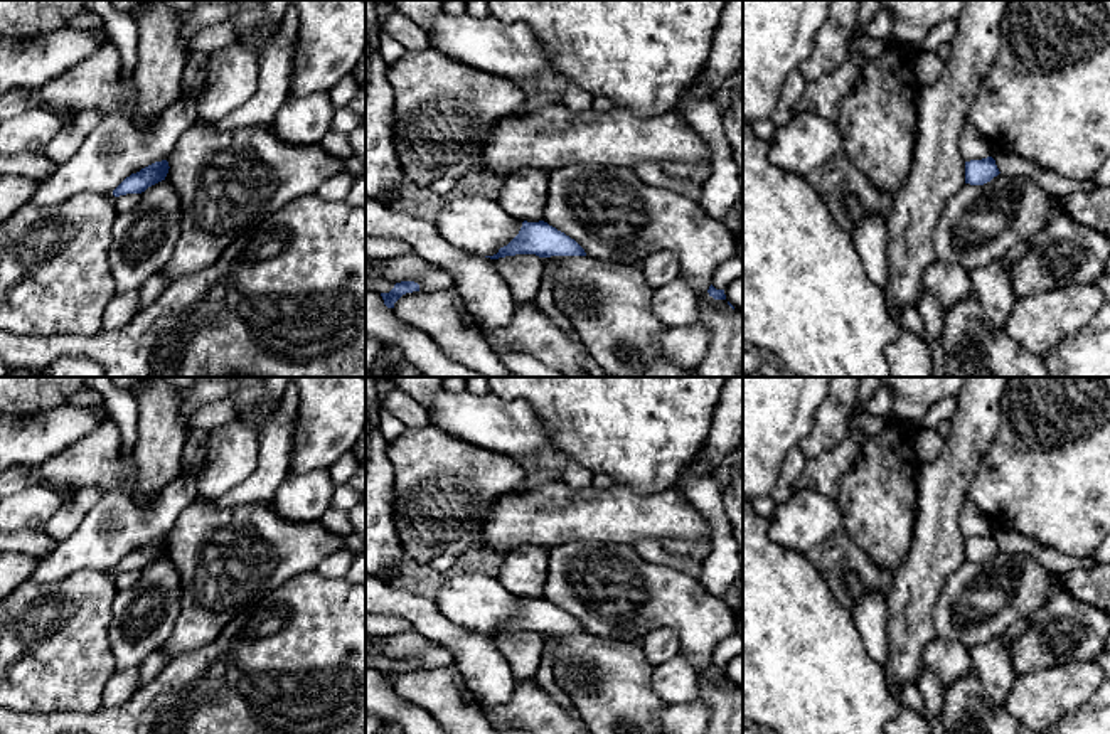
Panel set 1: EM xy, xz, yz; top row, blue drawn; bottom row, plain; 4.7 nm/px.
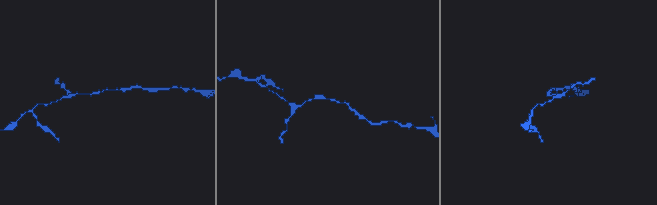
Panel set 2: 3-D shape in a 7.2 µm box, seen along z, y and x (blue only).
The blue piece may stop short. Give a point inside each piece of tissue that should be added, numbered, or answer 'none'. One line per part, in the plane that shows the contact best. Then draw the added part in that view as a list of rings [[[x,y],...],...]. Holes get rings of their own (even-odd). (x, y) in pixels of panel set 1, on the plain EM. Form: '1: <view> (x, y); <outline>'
none

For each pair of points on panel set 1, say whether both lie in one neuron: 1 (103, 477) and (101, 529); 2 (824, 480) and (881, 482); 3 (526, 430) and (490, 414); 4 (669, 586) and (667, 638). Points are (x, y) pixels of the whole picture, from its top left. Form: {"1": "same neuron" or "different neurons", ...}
{"1": "different neurons", "2": "different neurons", "3": "same neuron", "4": "different neurons"}

